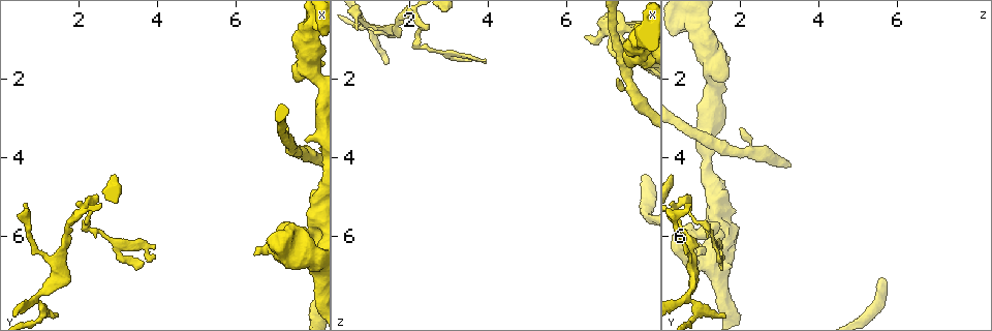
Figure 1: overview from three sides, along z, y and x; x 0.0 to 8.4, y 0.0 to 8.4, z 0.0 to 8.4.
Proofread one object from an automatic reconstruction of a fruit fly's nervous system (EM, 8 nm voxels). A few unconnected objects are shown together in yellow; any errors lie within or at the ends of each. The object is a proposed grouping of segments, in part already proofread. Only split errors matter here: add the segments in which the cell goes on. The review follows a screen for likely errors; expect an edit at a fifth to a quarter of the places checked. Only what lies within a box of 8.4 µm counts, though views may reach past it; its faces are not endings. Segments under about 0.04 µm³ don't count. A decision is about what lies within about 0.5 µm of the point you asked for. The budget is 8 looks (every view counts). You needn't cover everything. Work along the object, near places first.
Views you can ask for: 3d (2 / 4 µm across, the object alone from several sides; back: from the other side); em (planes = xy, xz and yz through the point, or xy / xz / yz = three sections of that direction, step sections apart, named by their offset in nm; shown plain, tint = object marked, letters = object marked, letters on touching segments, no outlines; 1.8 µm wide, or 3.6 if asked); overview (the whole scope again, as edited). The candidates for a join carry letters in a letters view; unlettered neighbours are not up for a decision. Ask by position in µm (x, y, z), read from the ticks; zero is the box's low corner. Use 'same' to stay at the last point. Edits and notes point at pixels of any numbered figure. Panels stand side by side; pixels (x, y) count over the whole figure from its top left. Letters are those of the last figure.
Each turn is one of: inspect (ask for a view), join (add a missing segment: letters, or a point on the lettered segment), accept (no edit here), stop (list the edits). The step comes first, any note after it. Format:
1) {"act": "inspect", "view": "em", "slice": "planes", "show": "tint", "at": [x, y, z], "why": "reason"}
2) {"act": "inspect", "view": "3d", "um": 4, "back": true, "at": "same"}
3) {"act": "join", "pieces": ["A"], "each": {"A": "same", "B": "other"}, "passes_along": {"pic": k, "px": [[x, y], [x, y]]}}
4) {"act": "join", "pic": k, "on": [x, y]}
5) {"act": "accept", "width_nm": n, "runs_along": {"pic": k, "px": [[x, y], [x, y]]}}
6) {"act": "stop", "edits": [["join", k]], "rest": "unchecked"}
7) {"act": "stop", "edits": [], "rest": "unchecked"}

{"act": "inspect", "view": "3d", "um": 4, "at": [7.25, 3.25, 2.05], "why": "tapers out"}

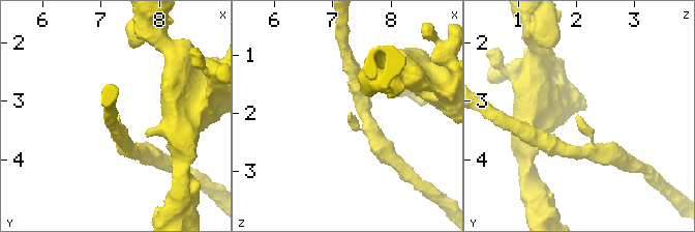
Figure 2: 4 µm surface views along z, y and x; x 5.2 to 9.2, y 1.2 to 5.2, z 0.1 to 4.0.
{"act": "inspect", "view": "em", "slice": "xz", "step": 16, "show": "tint", "at": [7.30, 3.25, 2.05]}

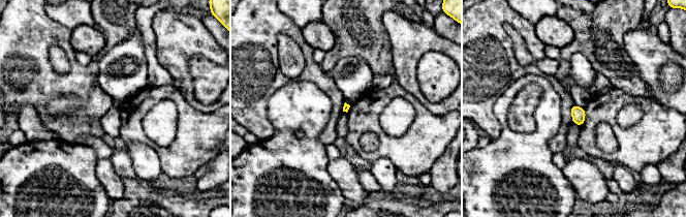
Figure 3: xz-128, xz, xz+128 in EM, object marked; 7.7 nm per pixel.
{"act": "inspect", "view": "em", "slice": "planes", "show": "letters", "at": "same"}

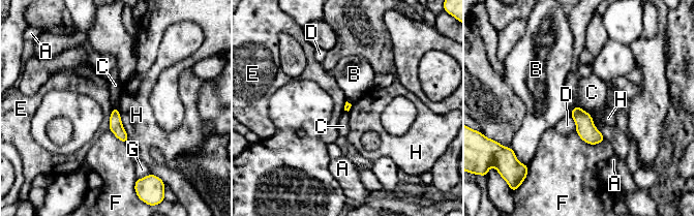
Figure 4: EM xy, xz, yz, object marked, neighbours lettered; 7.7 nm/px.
{"act": "accept", "longest_contact_nm": ["C", 360], "each": {"A": "other", "B": "other", "C": "other", "D": "other", "E": "other", "F": "other", "G": "other", "H": "other"}, "border": {"pic": 4, "px": [[576, 104], [591, 116], [605, 139]]}, "found": "none of them fits"}

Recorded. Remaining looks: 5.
{"act": "inspect", "view": "3d", "um": 4, "at": [7.80, 0.65, 0.85], "why": "sharp bend"}

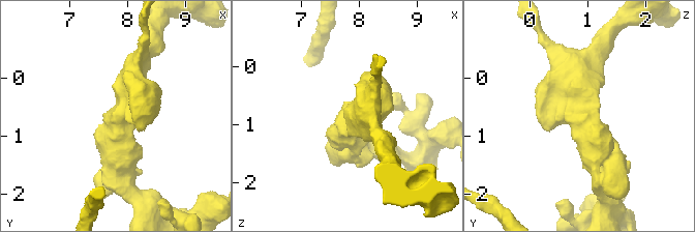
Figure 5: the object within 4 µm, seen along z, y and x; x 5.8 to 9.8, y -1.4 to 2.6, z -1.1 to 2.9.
{"act": "inspect", "view": "em", "slice": "planes", "show": "letters", "at": [7.85, 0.65, 0.80]}

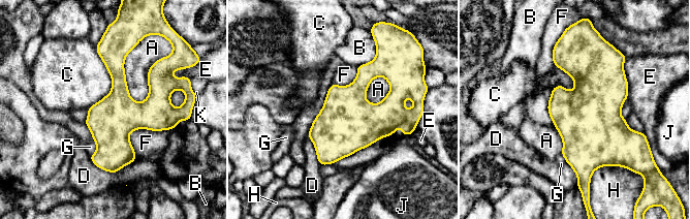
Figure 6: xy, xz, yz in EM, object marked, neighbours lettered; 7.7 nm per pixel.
{"act": "accept", "width_nm": 360, "each": {"A": "other", "B": "other", "C": "other", "D": "other", "E": "other", "F": "other", "G": "other", "H": "other", "J": "other", "K": "other"}, "border": {"pic": 6, "px": [[94, 47], [111, 90], [87, 108]]}, "found": "no lettered segment goes on from it"}

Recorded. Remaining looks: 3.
{"act": "inspect", "view": "em", "slice": "planes", "show": "letters", "at": [6.50, 6.40, 0.90], "why": "an open end"}

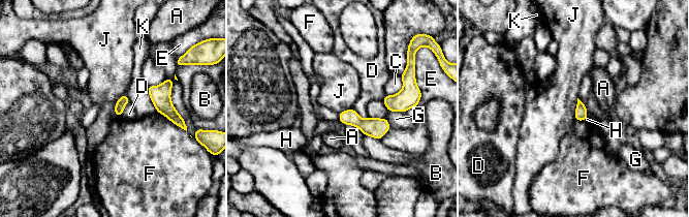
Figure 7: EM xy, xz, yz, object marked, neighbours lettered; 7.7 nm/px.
{"act": "accept", "each": {"A": "other", "B": "other", "C": "other", "D": "other", "E": "other", "F": "other", "G": "other", "H": "other", "J": "other", "K": "other"}, "border": {"pic": 7, "px": [[125, 93], [116, 102], [117, 117]]}, "found": "no lettered segment goes on from it"}

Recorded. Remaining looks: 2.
{"act": "stop", "edits": [], "rest": "unchecked"}

